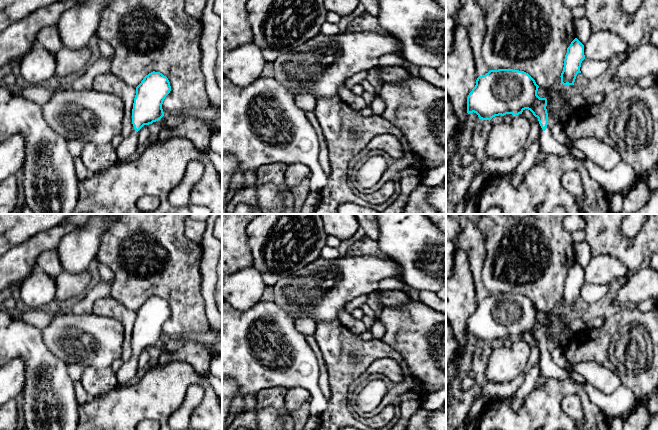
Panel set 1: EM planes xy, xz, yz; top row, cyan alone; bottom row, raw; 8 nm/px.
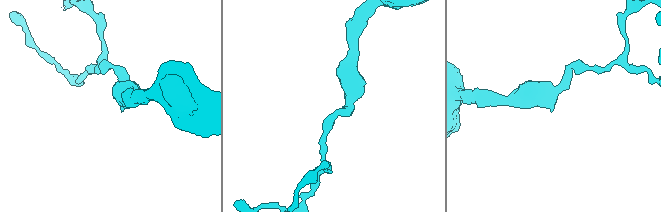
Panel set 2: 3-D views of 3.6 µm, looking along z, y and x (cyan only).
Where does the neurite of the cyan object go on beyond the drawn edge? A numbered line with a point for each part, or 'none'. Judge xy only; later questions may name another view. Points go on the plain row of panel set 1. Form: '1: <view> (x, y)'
1: xy (128, 372)

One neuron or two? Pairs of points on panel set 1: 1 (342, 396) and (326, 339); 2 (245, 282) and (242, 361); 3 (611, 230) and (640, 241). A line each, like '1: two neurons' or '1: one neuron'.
1: one neuron
2: two neurons
3: one neuron

